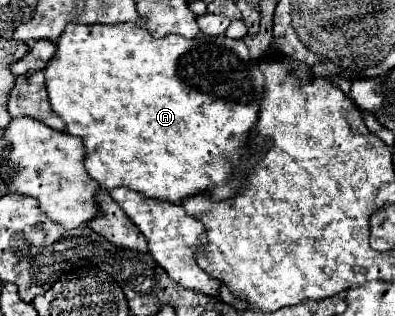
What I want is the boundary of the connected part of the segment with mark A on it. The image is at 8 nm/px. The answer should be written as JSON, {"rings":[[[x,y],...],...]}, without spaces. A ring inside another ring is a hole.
{"rings":[[[69,24],[61,38],[57,40],[57,52],[51,58],[51,62],[45,68],[45,78],[47,78],[47,92],[49,92],[49,102],[55,114],[59,114],[65,124],[67,132],[73,136],[79,136],[85,144],[87,158],[85,158],[85,168],[93,180],[99,182],[101,188],[113,190],[117,186],[125,186],[129,190],[135,190],[147,198],[159,200],[159,202],[171,202],[171,204],[181,204],[189,196],[197,194],[209,194],[213,200],[223,202],[241,192],[241,188],[247,184],[241,180],[241,172],[247,172],[251,166],[247,164],[247,158],[255,154],[251,148],[251,130],[257,124],[257,112],[261,106],[261,98],[265,94],[265,76],[259,70],[259,62],[249,56],[249,50],[243,40],[231,40],[227,36],[205,36],[199,34],[193,40],[181,38],[181,36],[167,36],[167,38],[153,38],[145,28],[137,24]]]}

